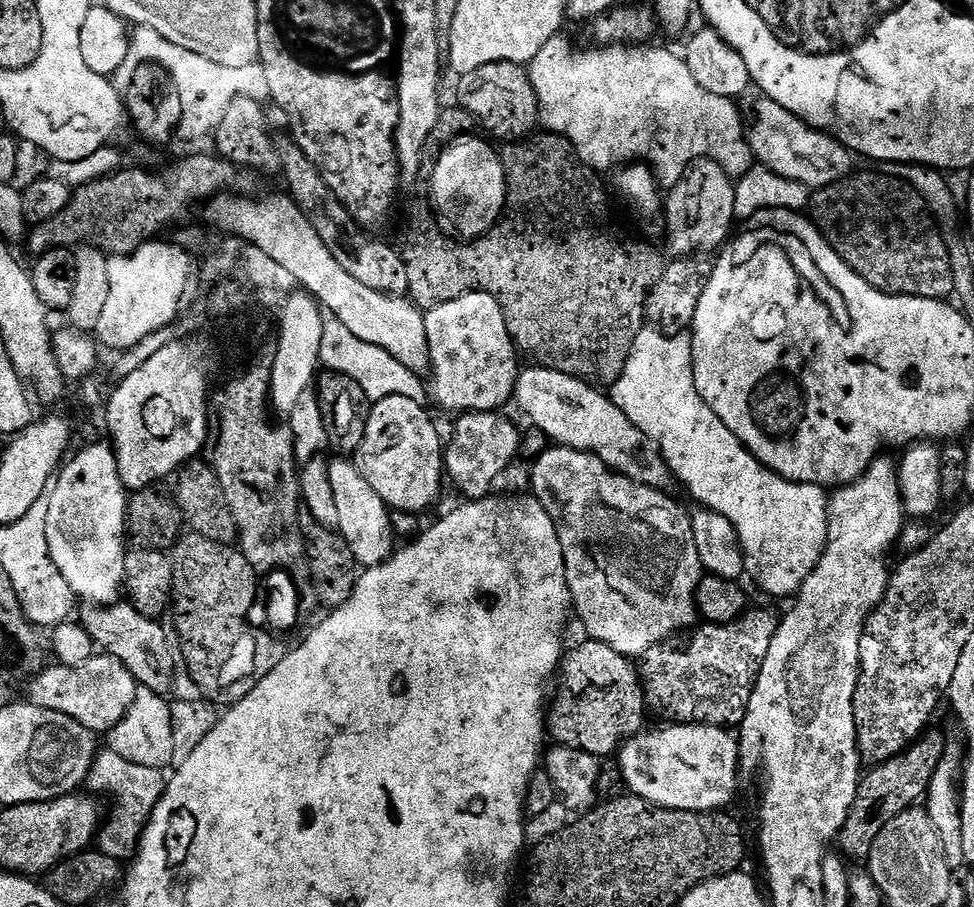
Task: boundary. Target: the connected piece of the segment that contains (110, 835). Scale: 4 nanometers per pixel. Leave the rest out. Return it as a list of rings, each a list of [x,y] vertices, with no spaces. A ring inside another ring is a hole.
[[[104,746],[97,751],[96,760],[88,772],[86,788],[89,793],[108,792],[112,799],[112,813],[107,813],[98,833],[98,851],[110,858],[121,862],[128,862],[135,857],[144,828],[152,819],[154,806],[164,796],[165,781],[139,780],[136,776],[128,776],[130,765],[122,754],[118,754],[111,746]],[[89,788],[89,789],[88,789]]]

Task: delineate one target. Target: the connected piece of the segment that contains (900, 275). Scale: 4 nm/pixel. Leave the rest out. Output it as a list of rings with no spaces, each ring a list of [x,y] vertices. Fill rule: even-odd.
[[[868,166],[865,172],[860,170],[853,171],[851,176],[843,176],[840,180],[836,180],[833,184],[827,184],[825,188],[815,189],[810,196],[810,219],[815,224],[818,231],[824,235],[824,241],[832,247],[832,250],[839,254],[842,260],[847,262],[849,268],[855,270],[857,276],[861,276],[865,284],[878,292],[885,292],[888,296],[917,296],[918,298],[926,298],[927,300],[947,301],[954,290],[954,272],[951,269],[951,254],[949,252],[949,241],[944,240],[944,236],[940,233],[941,225],[936,217],[932,215],[932,211],[928,208],[926,202],[922,200],[922,195],[918,194],[918,190],[914,188],[913,183],[906,182],[905,177],[898,177],[892,170],[884,170],[879,172],[879,167]]]

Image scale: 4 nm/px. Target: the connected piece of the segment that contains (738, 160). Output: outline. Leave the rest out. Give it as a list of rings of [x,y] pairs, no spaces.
[[[557,34],[546,42],[546,46],[542,46],[542,50],[538,50],[538,54],[532,59],[531,64],[527,65],[528,81],[532,83],[532,95],[536,97],[538,105],[539,123],[543,127],[545,124],[548,127],[545,129],[549,133],[563,136],[565,140],[569,140],[572,147],[576,149],[576,155],[580,157],[580,161],[584,165],[593,170],[599,170],[599,168],[612,167],[612,169],[615,169],[617,166],[624,166],[629,162],[643,162],[652,169],[657,185],[664,190],[671,190],[697,160],[713,160],[715,164],[722,166],[722,170],[727,176],[733,178],[745,176],[752,169],[754,166],[752,147],[748,144],[745,121],[740,121],[740,112],[736,109],[737,101],[727,96],[710,94],[706,90],[702,90],[702,86],[698,86],[698,82],[694,82],[694,76],[690,74],[687,64],[677,53],[675,56],[668,48],[652,48],[653,46],[609,44],[607,46],[591,47],[586,49],[585,52],[572,52],[571,42],[564,37],[564,34]]]

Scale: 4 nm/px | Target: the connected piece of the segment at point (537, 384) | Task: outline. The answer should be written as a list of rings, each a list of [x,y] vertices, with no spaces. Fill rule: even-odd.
[[[528,366],[525,372],[523,369],[516,377],[514,400],[515,403],[520,403],[521,410],[532,419],[533,426],[538,431],[545,432],[552,439],[549,441],[553,445],[573,448],[579,452],[589,452],[591,456],[597,456],[613,472],[619,472],[620,475],[651,488],[664,490],[669,487],[668,483],[673,483],[674,477],[669,472],[656,445],[646,439],[642,430],[638,430],[634,422],[630,422],[630,418],[626,418],[623,410],[601,389],[593,388],[592,385],[578,378],[555,372],[549,368]]]

